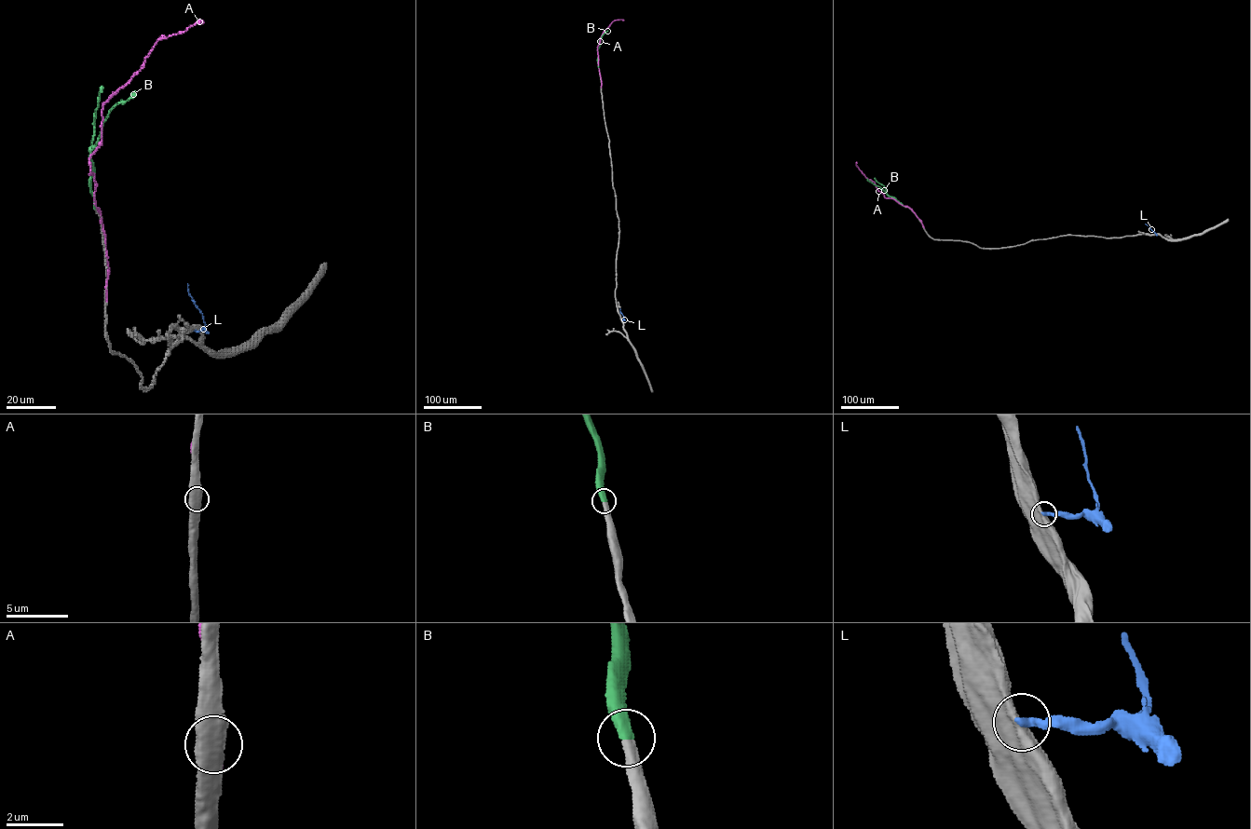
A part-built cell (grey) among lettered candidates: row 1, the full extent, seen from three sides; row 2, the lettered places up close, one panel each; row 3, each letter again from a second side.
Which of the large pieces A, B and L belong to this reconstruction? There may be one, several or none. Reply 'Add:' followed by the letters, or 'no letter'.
Add: B

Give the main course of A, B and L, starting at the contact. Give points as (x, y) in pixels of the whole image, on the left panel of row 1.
A: (106, 297), (106, 237), (95, 205), (89, 157), (101, 139), (101, 105), (140, 69), (159, 39), (203, 20)
B: (95, 207), (89, 178), (90, 150), (109, 111), (136, 90)
L: (195, 331), (200, 331), (205, 324), (188, 292), (188, 284)

